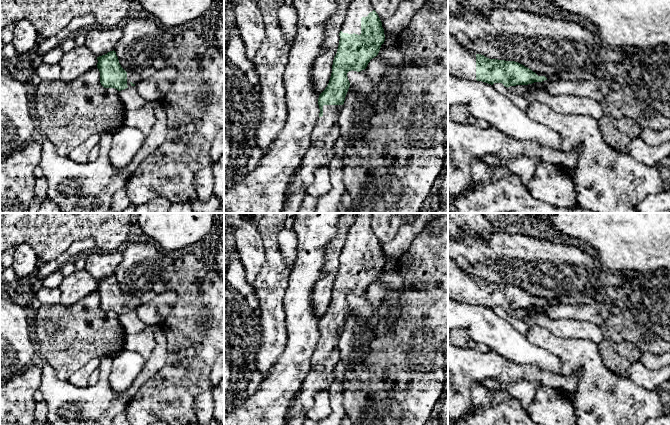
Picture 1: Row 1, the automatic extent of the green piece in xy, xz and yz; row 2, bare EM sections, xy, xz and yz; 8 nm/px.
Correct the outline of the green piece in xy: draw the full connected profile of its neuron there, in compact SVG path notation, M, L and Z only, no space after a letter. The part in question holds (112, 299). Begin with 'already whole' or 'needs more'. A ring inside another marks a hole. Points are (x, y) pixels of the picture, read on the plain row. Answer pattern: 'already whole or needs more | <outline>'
needs more | M114 274L97 281L97 284L97 292L100 296L100 307L104 312L115 312L121 315L135 310L141 304L140 298L125 295L121 291Z

